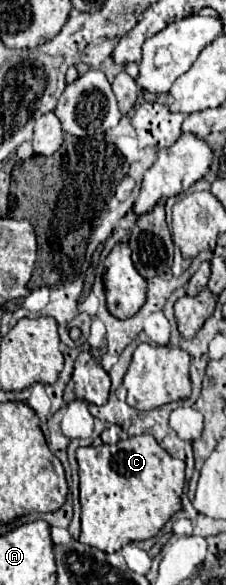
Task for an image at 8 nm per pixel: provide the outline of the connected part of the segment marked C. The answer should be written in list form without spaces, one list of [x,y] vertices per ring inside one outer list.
[[[151,434],[133,436],[115,446],[87,446],[77,450],[81,478],[81,536],[79,542],[107,554],[135,540],[155,536],[181,510],[185,462],[167,454]]]

